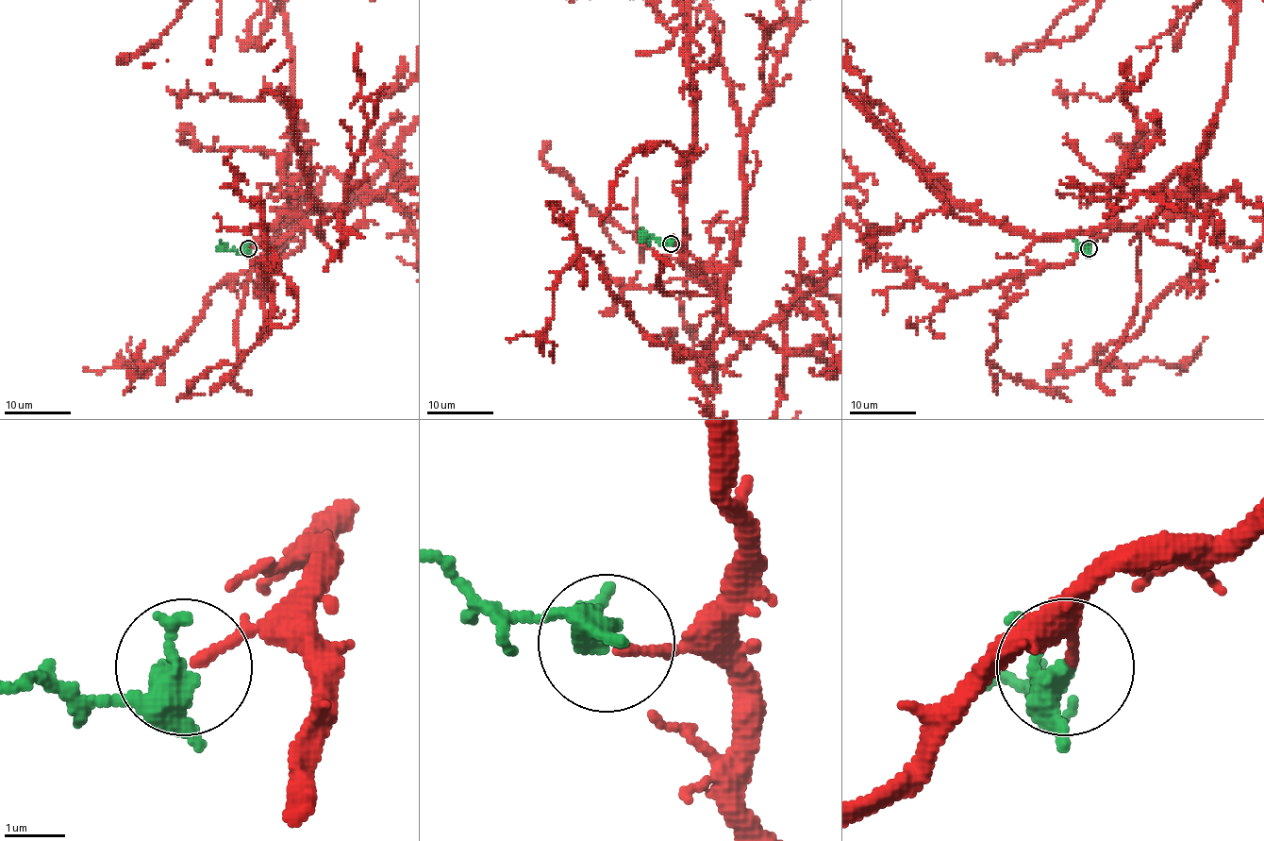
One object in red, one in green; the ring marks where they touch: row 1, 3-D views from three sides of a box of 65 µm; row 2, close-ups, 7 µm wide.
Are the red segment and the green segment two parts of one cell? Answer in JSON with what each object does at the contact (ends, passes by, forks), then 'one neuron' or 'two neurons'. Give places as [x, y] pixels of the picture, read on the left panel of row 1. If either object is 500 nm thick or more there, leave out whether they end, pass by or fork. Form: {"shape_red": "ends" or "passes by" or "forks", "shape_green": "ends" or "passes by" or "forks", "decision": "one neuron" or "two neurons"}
{"shape_red": "ends", "shape_green": "forks", "decision": "one neuron"}

